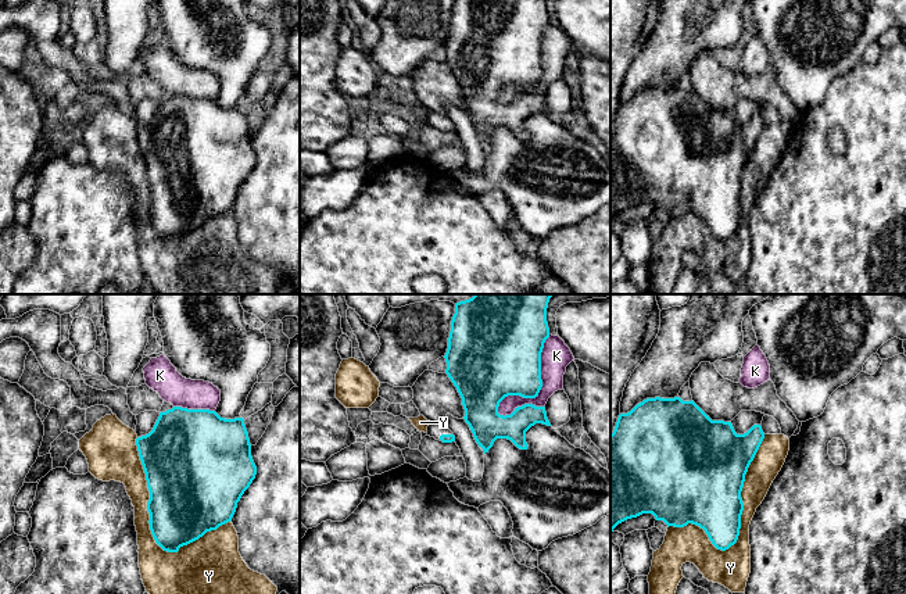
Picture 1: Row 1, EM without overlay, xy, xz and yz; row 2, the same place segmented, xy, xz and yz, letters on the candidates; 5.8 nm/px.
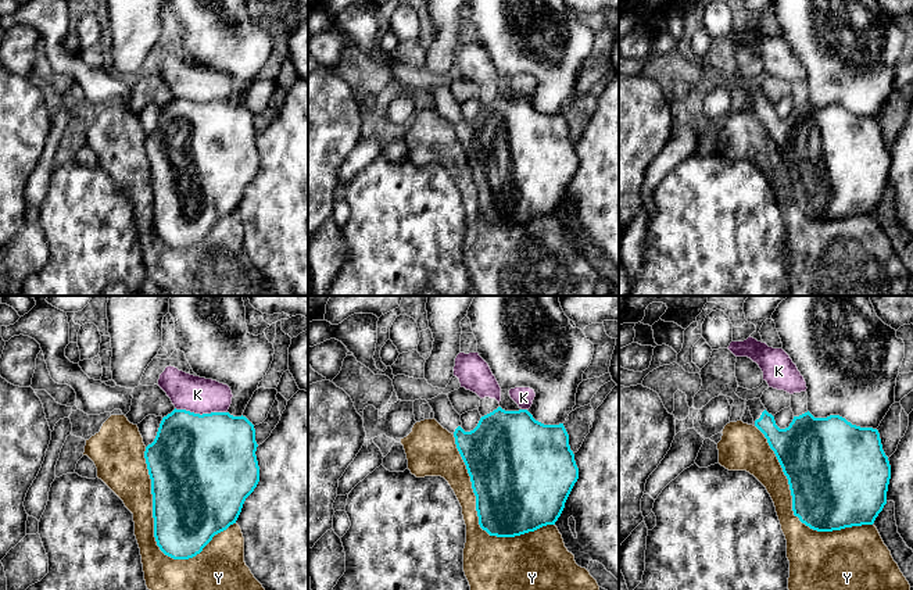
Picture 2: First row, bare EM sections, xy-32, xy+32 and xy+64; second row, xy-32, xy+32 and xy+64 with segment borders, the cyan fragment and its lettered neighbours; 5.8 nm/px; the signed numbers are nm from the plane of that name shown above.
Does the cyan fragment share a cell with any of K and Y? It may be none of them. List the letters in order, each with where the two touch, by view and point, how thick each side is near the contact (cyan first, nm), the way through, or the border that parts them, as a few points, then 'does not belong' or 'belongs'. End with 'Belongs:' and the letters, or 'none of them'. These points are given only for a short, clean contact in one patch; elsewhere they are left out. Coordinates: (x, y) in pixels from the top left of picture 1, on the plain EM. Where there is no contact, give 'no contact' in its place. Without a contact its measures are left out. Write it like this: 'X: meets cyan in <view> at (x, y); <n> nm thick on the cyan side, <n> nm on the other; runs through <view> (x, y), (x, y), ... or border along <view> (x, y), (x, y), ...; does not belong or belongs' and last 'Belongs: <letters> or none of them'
K: meets cyan in xz at (540, 78); 400 nm thick on the cyan side, 170 nm on the other; does not belong
Y: meets cyan in yz at (740, 214); 360 nm thick on the cyan side, 200 nm on the other; does not belong
Belongs: none of them

